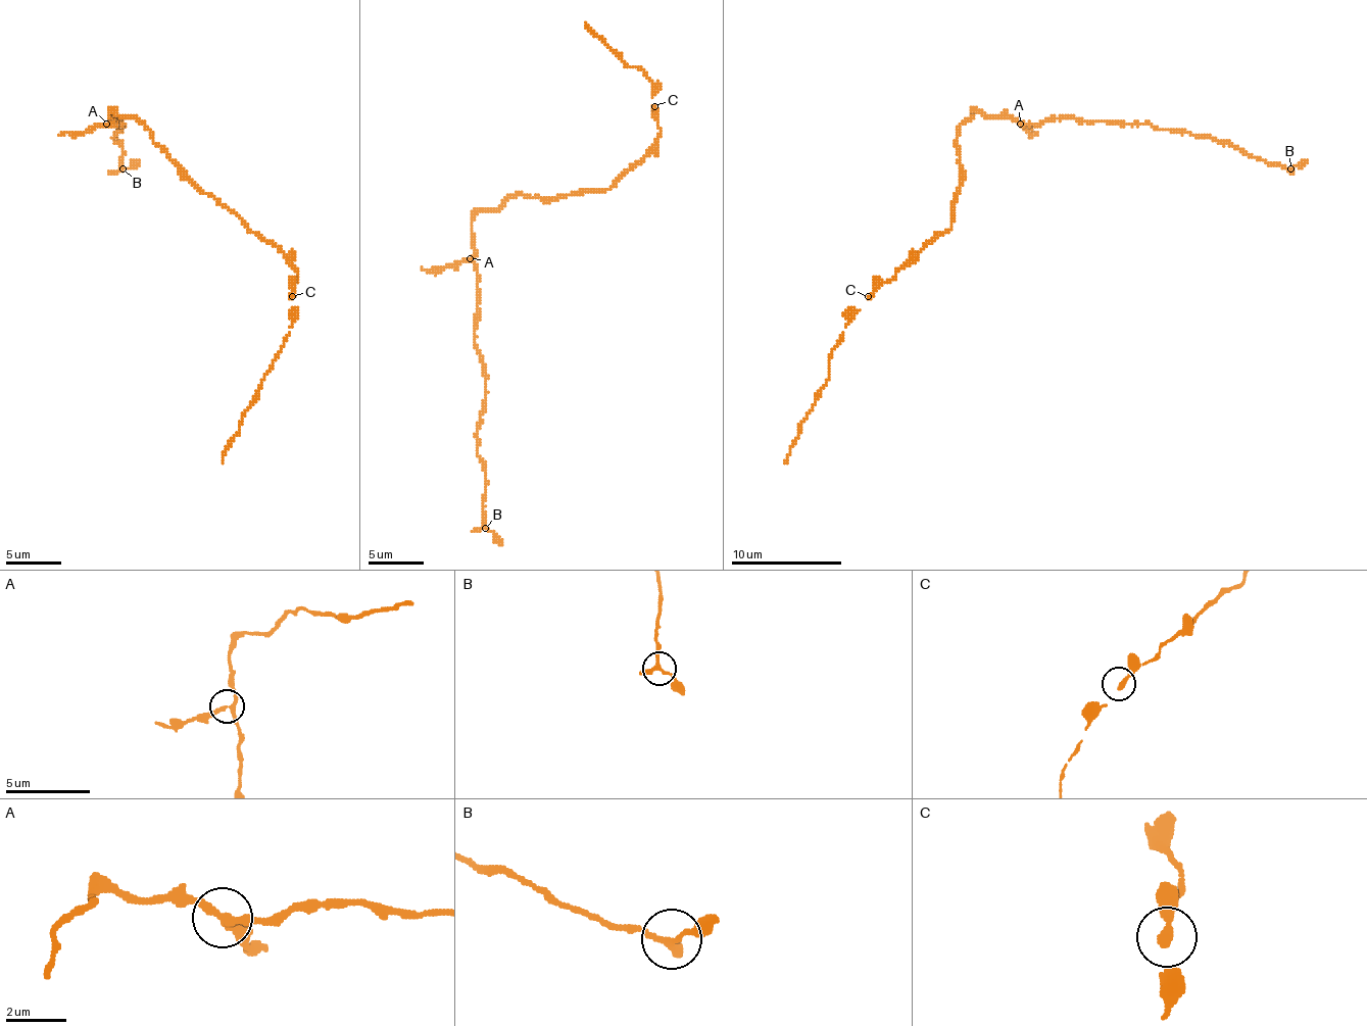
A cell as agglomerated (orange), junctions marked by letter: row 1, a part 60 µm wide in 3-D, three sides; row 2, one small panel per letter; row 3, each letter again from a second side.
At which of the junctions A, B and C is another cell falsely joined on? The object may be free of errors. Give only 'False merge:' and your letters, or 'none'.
False merge: A

